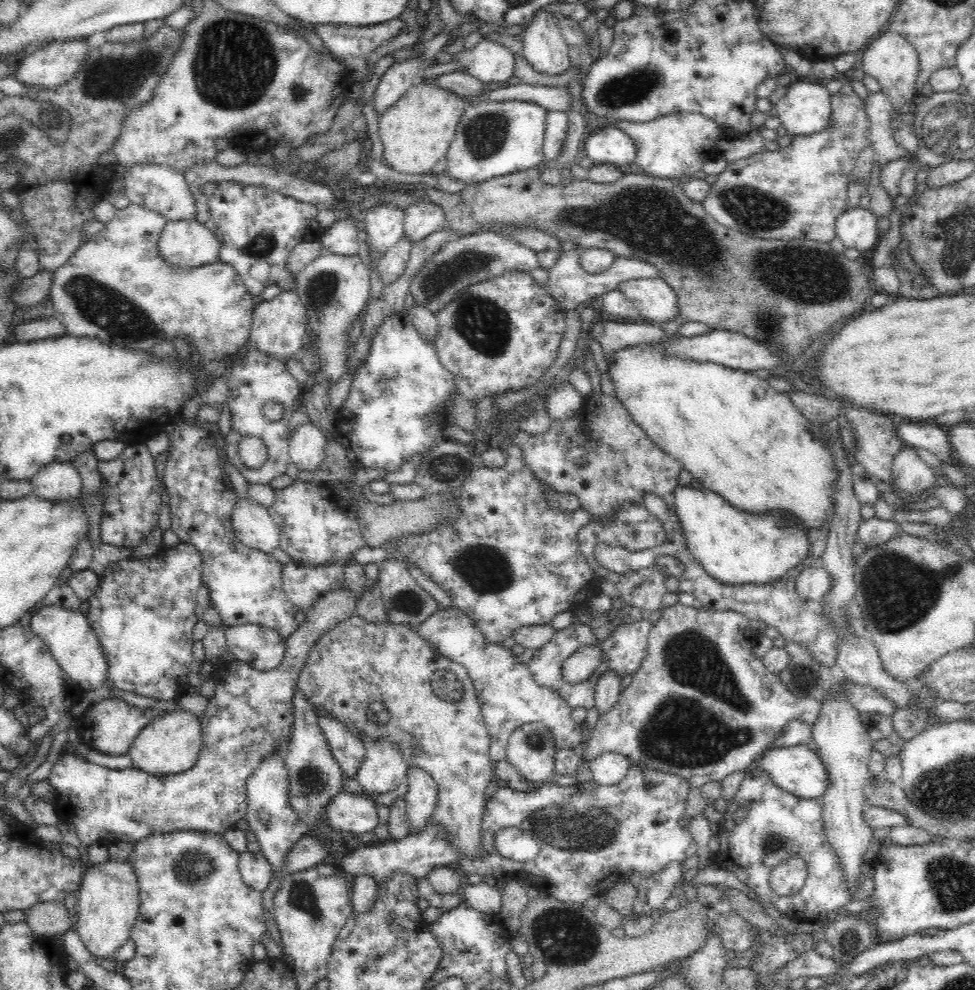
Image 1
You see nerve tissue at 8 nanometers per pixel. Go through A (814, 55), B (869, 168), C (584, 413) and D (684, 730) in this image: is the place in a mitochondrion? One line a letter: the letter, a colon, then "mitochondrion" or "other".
A: other
B: other
C: other
D: mitochondrion

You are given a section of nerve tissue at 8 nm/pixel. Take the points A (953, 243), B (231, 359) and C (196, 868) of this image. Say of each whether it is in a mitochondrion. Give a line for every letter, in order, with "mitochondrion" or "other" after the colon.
A: mitochondrion
B: other
C: mitochondrion

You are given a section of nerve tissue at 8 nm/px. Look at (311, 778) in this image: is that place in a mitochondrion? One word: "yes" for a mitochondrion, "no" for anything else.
yes

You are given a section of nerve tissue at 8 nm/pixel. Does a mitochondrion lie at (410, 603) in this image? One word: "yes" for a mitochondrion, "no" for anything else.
yes

